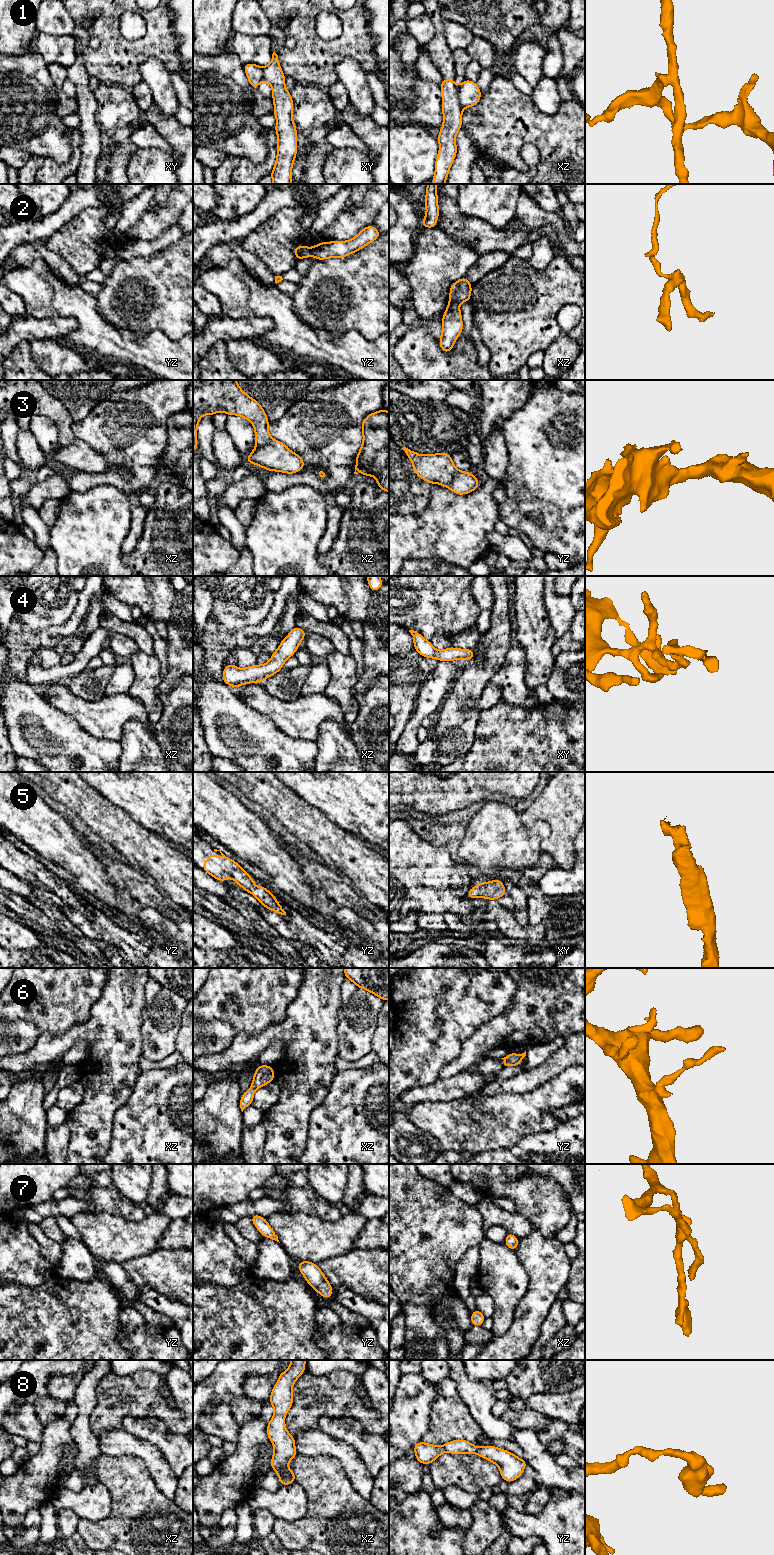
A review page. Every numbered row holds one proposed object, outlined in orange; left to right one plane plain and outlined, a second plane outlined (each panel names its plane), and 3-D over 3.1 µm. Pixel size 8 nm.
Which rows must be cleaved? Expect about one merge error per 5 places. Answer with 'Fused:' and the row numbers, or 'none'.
Fused: 1, 3

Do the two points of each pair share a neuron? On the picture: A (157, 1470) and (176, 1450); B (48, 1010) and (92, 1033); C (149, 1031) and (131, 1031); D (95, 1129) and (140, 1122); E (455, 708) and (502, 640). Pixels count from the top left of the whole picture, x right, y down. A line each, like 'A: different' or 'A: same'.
A: different
B: different
C: different
D: different
E: same

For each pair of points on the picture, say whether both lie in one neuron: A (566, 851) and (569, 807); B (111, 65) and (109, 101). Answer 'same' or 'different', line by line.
A: same
B: different

